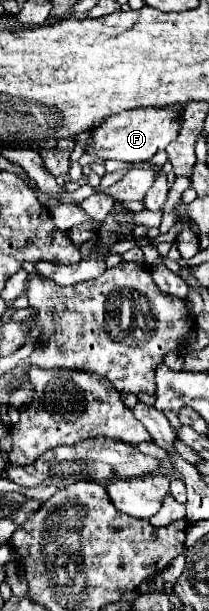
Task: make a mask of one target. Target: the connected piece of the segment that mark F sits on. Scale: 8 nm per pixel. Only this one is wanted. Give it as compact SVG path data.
M181 107L137 109L137 111L119 113L115 117L107 117L101 125L97 125L89 131L89 137L93 143L89 147L85 147L85 151L103 161L107 161L107 159L117 159L117 161L125 161L125 163L147 161L157 151L165 149L177 137L179 111L181 111Z

